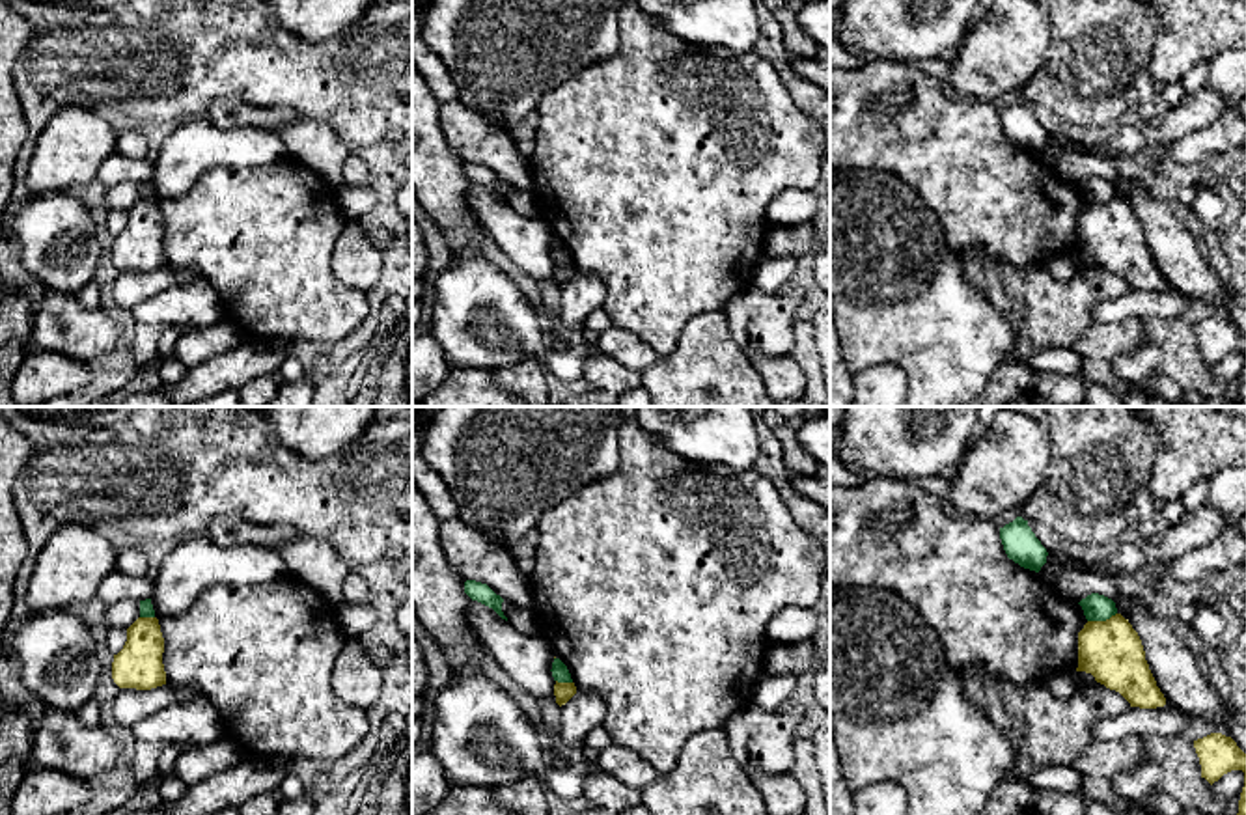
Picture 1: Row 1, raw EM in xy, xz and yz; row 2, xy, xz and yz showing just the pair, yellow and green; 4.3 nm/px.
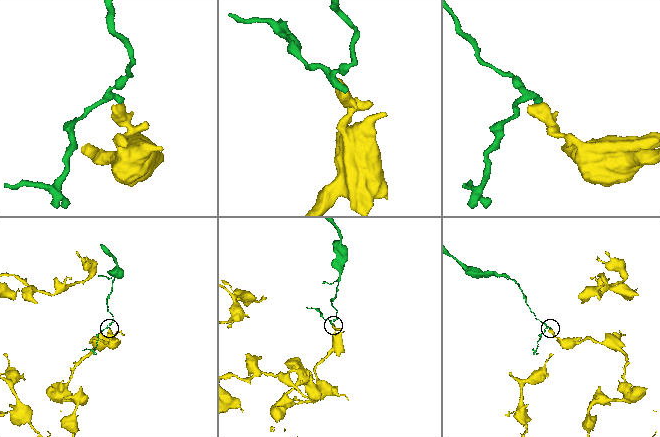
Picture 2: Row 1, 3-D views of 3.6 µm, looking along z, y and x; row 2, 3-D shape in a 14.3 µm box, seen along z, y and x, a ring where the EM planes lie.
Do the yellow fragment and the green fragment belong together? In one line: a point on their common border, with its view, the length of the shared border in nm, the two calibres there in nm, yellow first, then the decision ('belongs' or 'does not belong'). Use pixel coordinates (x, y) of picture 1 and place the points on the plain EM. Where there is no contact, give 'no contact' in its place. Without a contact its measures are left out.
meets yellow in yz at (1101, 204); contact 130 nm long; 260 nm thick on the yellow side, 120 nm on the other; does not belong

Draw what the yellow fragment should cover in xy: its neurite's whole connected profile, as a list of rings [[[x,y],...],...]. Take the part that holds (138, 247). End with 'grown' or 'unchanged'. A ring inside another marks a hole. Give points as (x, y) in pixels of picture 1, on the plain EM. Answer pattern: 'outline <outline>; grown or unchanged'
outline [[[138,200],[127,211],[127,224],[123,231],[114,237],[112,261],[119,270],[151,272],[166,267],[166,254],[162,246],[164,220],[157,200]]]; unchanged

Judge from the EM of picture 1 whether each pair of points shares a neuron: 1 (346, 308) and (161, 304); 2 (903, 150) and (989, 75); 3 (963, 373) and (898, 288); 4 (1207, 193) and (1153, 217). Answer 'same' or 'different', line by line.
1: different
2: different
3: same
4: different

